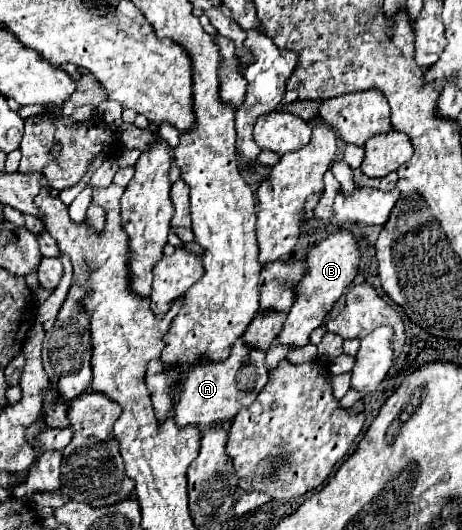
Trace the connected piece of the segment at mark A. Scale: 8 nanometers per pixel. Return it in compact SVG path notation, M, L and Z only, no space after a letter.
M238 337L230 349L230 355L224 361L200 359L200 363L192 363L192 367L188 367L186 371L180 403L176 405L176 423L180 427L194 423L200 427L200 431L204 431L212 423L232 421L236 411L240 407L248 407L268 381L264 357L264 349L250 347L242 337Z

